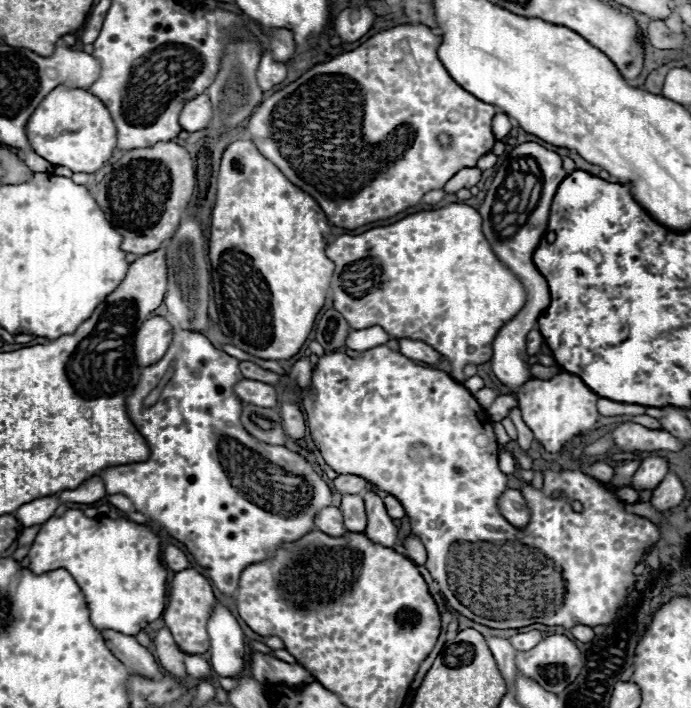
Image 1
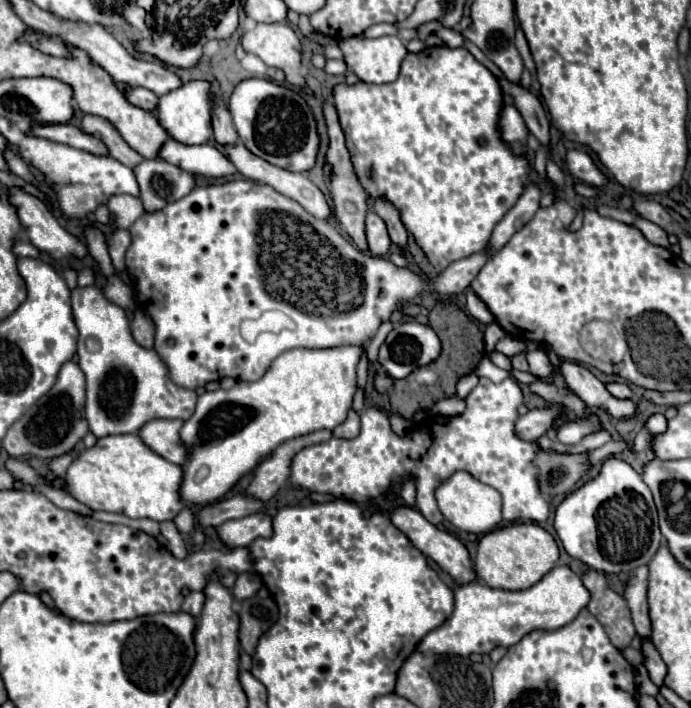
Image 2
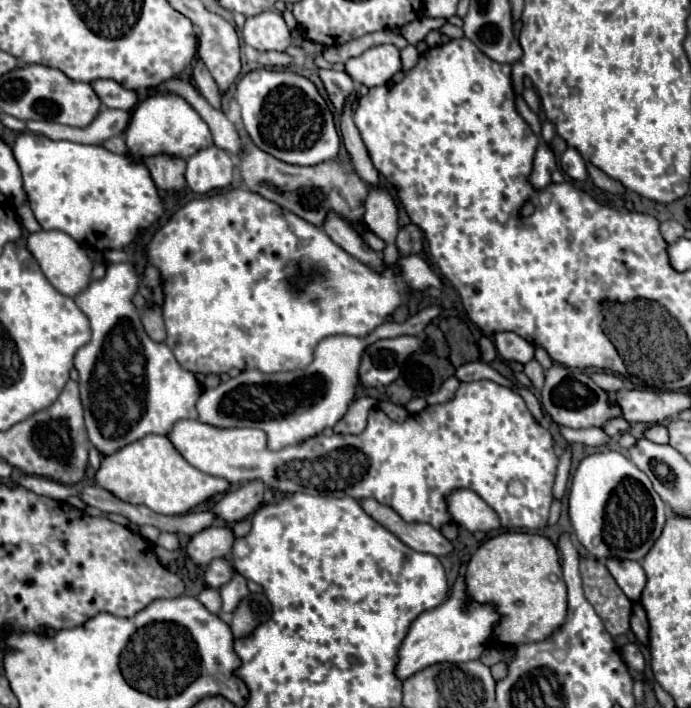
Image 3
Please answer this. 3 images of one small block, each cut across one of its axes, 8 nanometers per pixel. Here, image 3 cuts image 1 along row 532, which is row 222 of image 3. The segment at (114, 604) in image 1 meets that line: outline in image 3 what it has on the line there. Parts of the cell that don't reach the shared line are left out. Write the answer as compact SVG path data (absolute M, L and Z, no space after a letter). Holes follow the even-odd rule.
M156 92L132 112L132 120L126 128L126 154L112 154L92 144L54 142L30 132L16 138L12 152L22 172L28 204L42 230L62 230L78 244L100 252L100 248L126 248L140 230L150 228L164 214L158 188L146 164L142 164L146 158L168 154L188 160L196 150L212 144L208 124L184 98L172 92Z

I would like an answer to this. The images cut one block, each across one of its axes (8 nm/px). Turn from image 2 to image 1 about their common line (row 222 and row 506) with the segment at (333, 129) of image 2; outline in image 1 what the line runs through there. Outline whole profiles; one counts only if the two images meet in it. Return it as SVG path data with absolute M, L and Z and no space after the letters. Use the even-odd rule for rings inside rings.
M344 494L340 510L344 514L344 526L350 532L364 532L366 530L366 512L364 500L358 494Z

